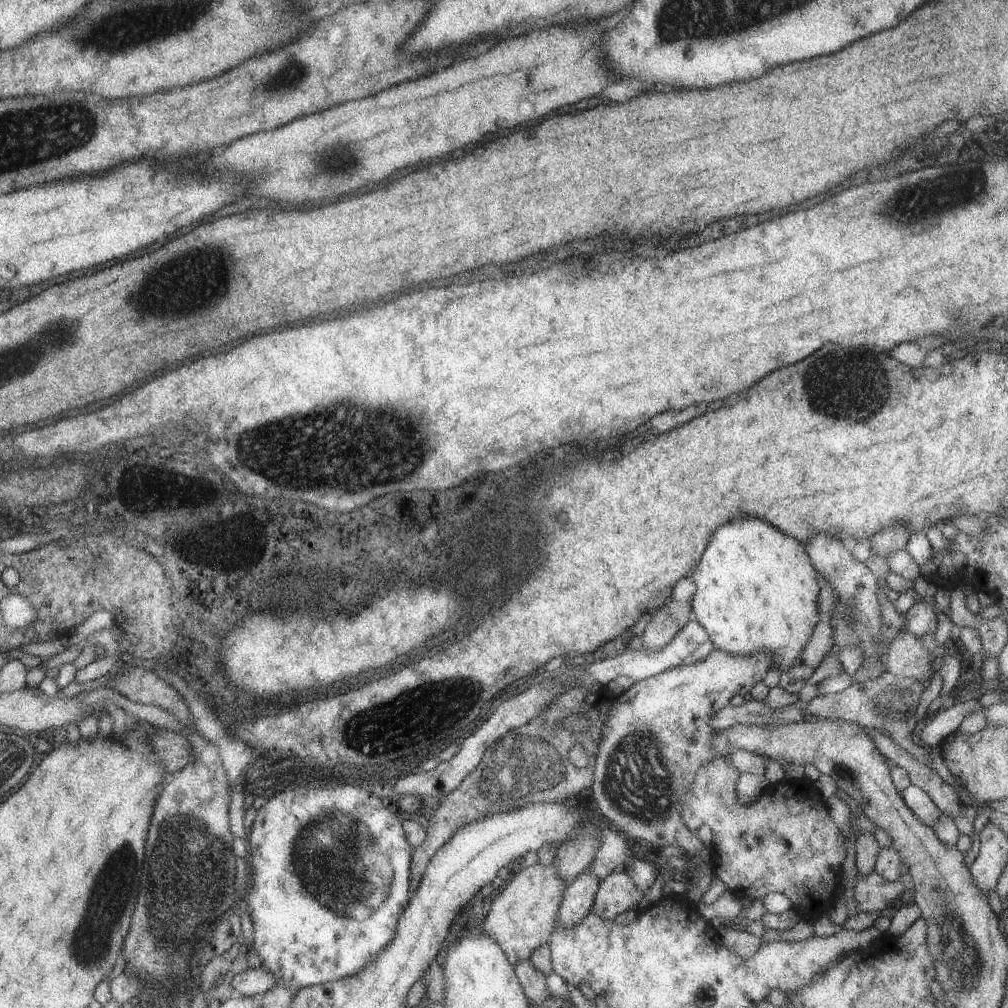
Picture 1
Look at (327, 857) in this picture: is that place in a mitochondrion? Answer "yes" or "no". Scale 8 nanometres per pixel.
yes

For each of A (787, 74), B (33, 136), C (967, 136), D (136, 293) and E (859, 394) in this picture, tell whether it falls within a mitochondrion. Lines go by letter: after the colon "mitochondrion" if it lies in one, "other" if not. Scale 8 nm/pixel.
A: other
B: mitochondrion
C: other
D: mitochondrion
E: mitochondrion

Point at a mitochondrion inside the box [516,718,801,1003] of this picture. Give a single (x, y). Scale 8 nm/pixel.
(640, 785)

